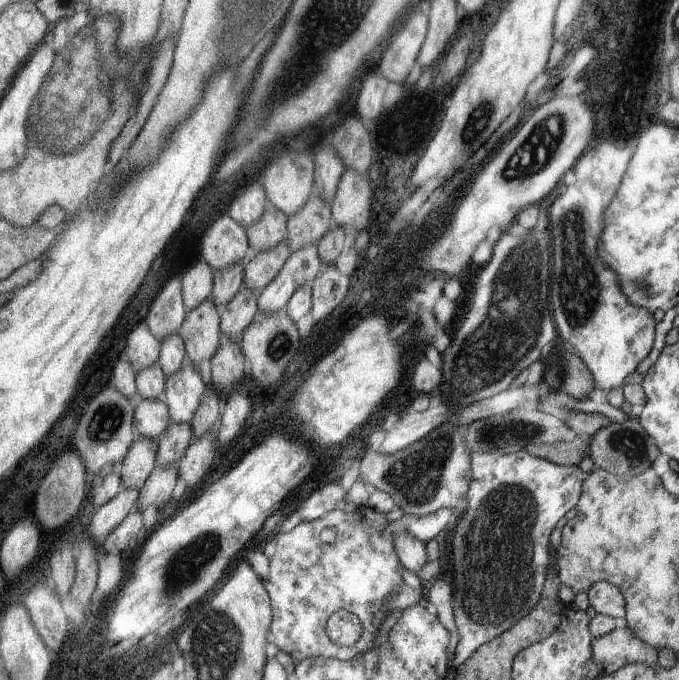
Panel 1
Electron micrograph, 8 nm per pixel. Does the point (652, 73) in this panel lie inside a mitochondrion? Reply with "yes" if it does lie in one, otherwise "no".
yes

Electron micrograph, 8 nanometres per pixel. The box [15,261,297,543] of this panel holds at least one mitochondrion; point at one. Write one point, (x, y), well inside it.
(105, 426)

